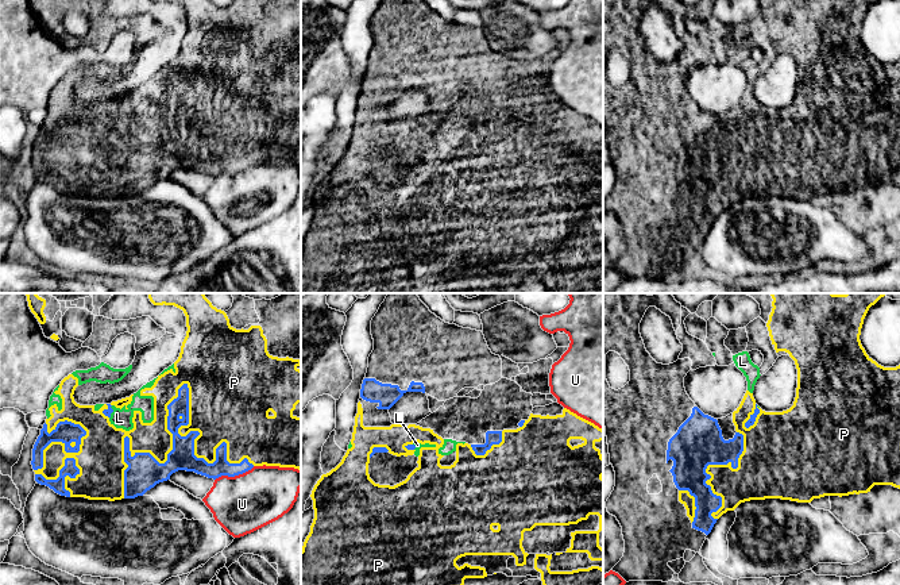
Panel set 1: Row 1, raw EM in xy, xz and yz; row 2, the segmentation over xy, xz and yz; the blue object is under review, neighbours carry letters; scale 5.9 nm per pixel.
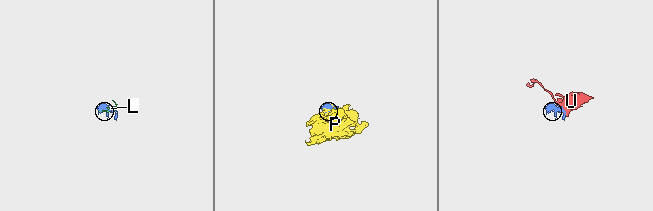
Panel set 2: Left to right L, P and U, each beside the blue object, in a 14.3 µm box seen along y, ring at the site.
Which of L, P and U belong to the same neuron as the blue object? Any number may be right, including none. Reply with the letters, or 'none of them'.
L, P

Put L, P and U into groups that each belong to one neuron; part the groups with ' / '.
L P / U

